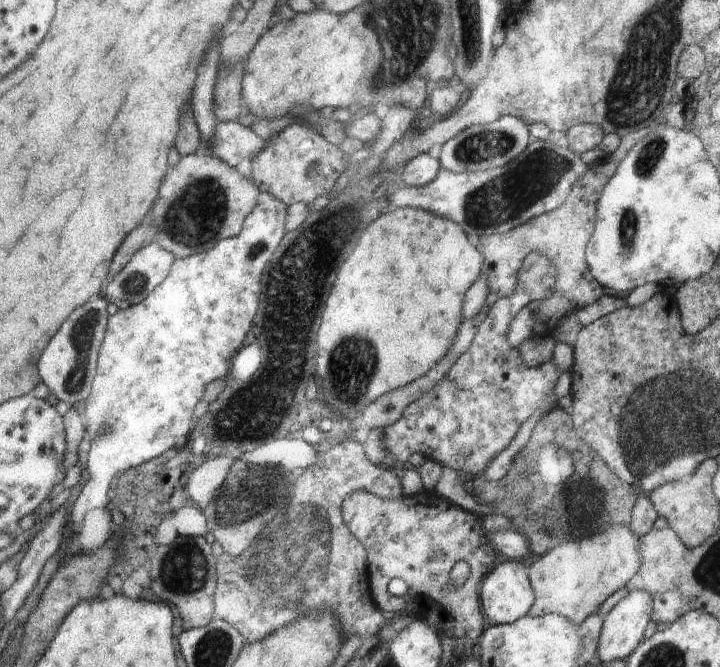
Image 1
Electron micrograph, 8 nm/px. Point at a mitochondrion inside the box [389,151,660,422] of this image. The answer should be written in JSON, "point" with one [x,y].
{"point":[629,224]}

